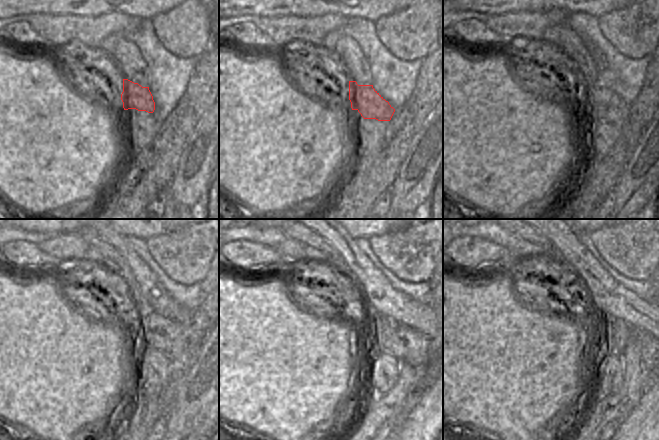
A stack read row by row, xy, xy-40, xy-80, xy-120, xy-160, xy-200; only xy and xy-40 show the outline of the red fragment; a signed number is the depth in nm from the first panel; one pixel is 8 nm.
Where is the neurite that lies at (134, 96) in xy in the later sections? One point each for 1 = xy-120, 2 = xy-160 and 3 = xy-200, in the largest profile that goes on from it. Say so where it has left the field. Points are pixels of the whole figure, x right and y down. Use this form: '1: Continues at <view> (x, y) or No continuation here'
1: Continues at xy-120 (169, 337)
2: Continues at xy-160 (407, 345)
3: Continues at xy-200 (613, 335)

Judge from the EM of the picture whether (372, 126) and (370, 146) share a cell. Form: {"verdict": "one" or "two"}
{"verdict": "one"}

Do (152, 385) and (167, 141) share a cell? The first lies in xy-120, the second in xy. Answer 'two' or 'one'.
two

